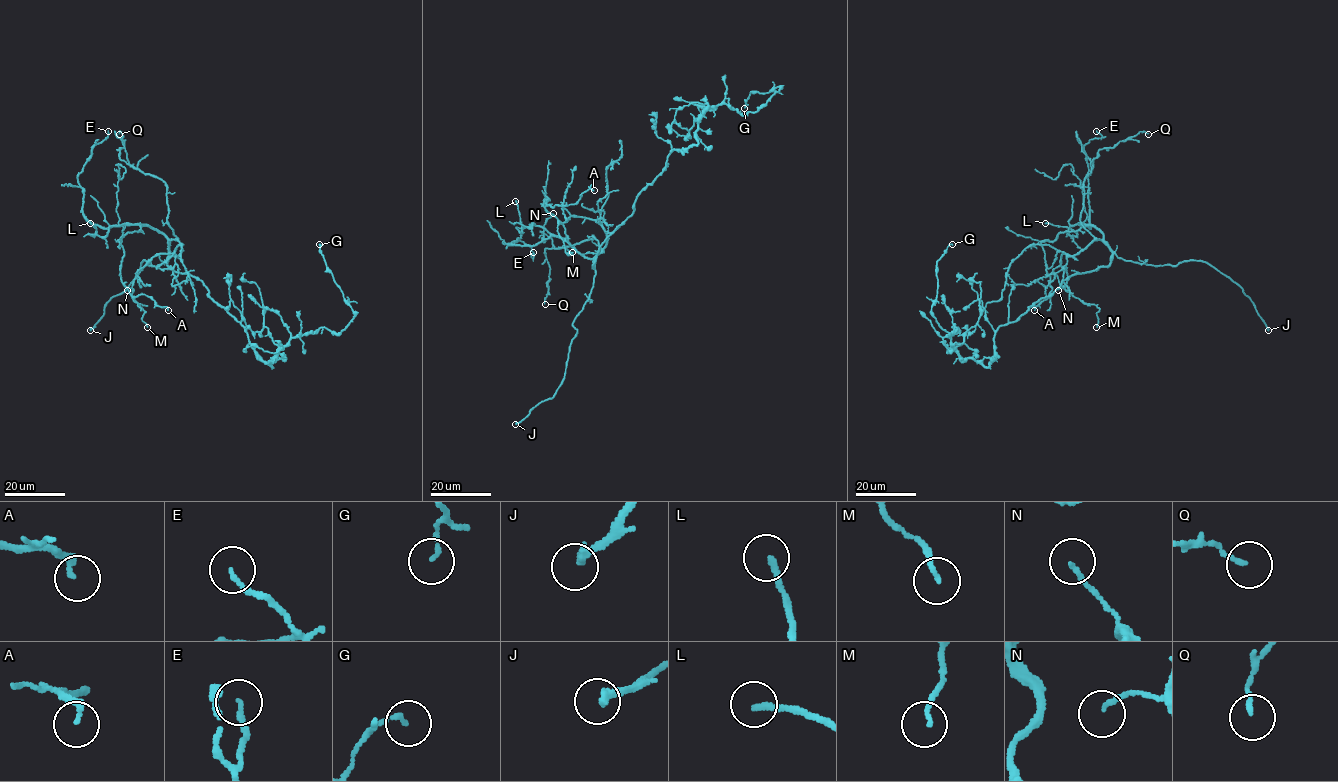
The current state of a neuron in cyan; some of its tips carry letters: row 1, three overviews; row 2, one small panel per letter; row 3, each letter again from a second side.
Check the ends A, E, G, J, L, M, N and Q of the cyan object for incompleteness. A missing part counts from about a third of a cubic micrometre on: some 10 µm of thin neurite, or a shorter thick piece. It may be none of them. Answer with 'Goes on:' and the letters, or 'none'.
Goes on: J

